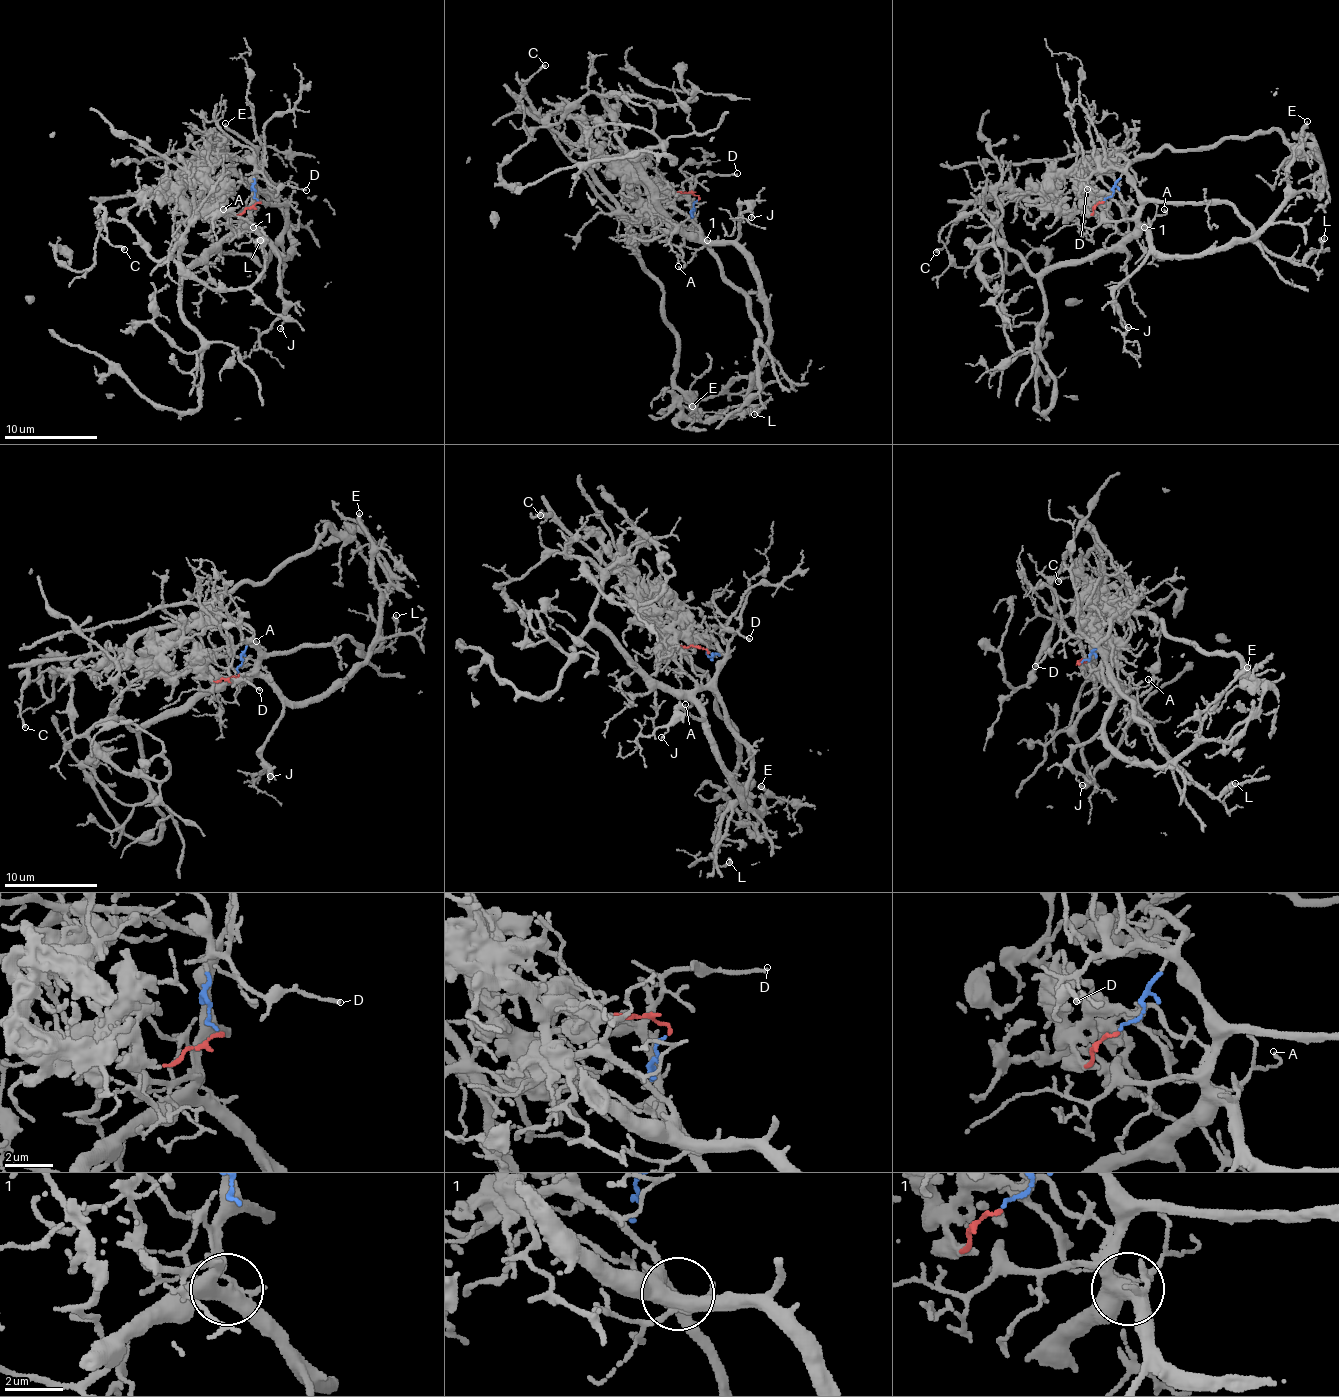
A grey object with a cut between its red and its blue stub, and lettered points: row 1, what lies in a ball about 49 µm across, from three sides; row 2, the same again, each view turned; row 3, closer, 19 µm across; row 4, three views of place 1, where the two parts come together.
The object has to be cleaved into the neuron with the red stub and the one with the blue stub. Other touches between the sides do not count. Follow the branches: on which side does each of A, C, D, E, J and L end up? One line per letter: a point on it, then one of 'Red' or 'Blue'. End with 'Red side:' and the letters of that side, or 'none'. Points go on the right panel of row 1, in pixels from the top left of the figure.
A: Place: (1164, 209). Red
C: Place: (936, 252). Red
D: Place: (1087, 189). Blue
E: Place: (1307, 121). Blue
J: Place: (1128, 327). Blue
L: Place: (1324, 238). Blue
Red side: A, C

